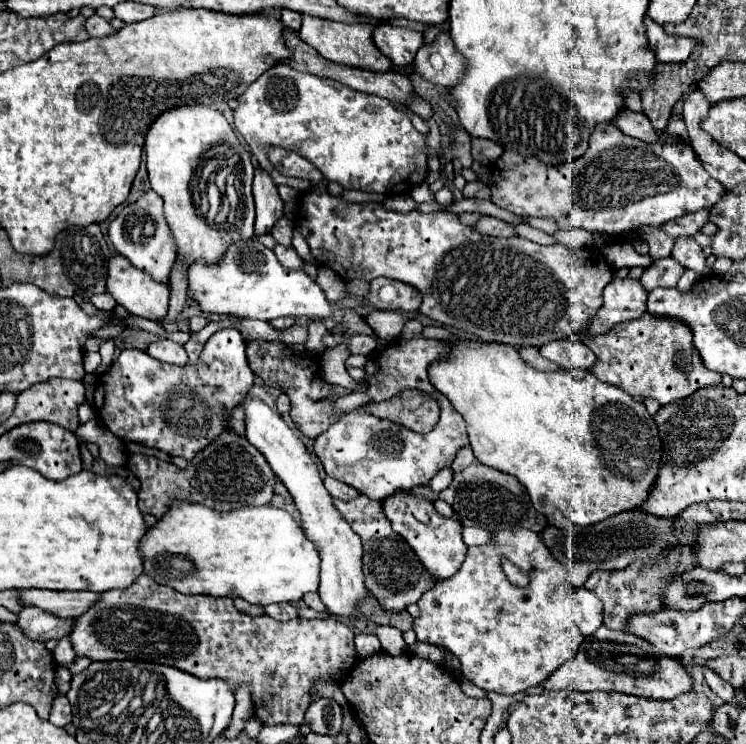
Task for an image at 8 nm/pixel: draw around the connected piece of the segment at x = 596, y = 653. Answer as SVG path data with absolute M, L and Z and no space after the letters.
M602 625L596 633L588 635L576 655L558 667L544 683L544 691L562 691L562 689L578 689L578 691L620 691L638 697L652 699L674 699L680 693L692 689L692 677L684 671L684 667L672 659L662 657L654 651L654 647L630 633L616 633Z

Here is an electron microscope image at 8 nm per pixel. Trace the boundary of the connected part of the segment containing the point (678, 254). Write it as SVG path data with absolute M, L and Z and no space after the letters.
M678 237L676 245L672 249L672 259L678 259L680 265L684 265L686 269L692 269L696 273L704 271L702 247L692 237Z

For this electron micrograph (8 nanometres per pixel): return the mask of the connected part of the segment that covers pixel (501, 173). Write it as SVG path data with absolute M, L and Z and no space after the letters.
M598 125L590 137L590 147L584 157L578 157L572 163L560 167L548 167L534 157L522 157L512 151L504 151L494 165L494 187L492 201L516 215L530 217L550 217L560 229L584 227L588 231L604 231L610 237L628 237L630 231L636 231L640 225L660 227L664 221L694 213L700 209L710 209L724 197L726 189L720 181L712 179L710 173L702 167L692 147L686 143L644 143L632 139L616 129L616 125Z

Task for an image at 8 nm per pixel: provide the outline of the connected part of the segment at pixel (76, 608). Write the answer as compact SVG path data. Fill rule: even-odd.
M18 589L18 601L22 607L40 607L56 617L78 617L90 609L94 601L98 601L98 593L92 591L50 591L50 589Z

